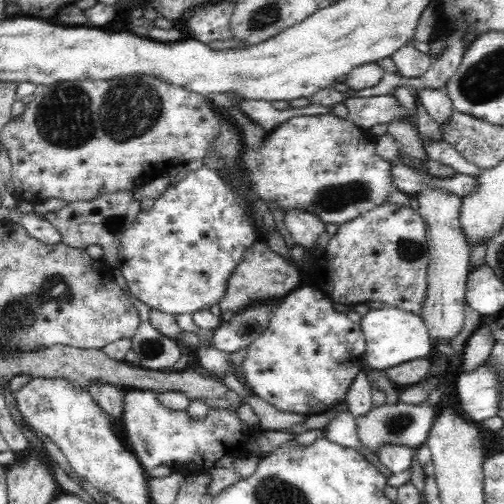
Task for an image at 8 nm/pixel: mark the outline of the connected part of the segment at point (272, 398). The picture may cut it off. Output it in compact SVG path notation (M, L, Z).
M310 284L298 286L298 288L294 289L290 294L276 301L273 312L269 317L268 328L266 328L254 342L246 346L246 358L244 358L243 365L241 366L245 380L254 388L256 395L268 402L268 404L275 406L278 410L295 412L296 414L306 414L308 416L324 413L330 410L334 405L344 402L350 385L355 381L357 374L361 371L362 363L360 363L360 360L364 360L365 350L367 349L362 327L358 322L352 322L346 312L337 311L332 305L333 302L315 286L311 286Z

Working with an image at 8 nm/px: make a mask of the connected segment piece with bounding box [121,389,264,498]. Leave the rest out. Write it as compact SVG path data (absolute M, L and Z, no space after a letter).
M125 390L123 396L122 410L122 432L124 439L128 440L130 448L146 471L151 471L157 466L170 467L173 472L178 472L184 476L200 476L204 474L209 476L209 483L206 493L213 498L218 496L226 487L242 479L241 474L235 471L233 464L236 459L245 459L254 454L251 452L249 444L264 432L260 423L256 425L247 424L240 417L236 408L209 408L204 418L191 418L187 410L172 410L164 406L159 401L159 394L155 390Z

